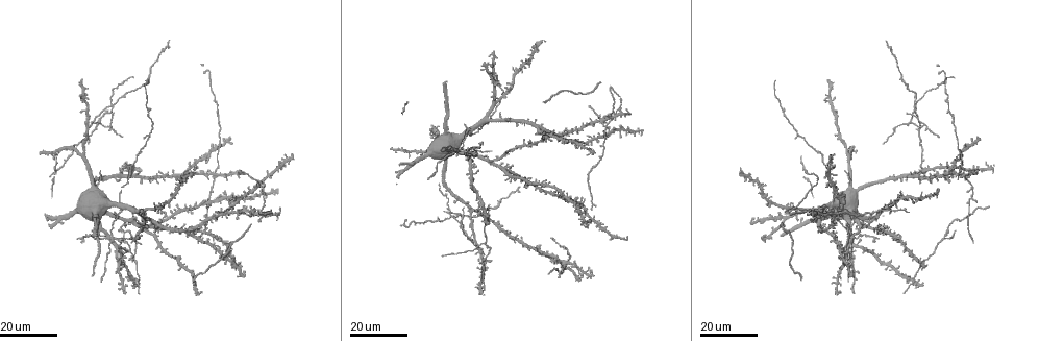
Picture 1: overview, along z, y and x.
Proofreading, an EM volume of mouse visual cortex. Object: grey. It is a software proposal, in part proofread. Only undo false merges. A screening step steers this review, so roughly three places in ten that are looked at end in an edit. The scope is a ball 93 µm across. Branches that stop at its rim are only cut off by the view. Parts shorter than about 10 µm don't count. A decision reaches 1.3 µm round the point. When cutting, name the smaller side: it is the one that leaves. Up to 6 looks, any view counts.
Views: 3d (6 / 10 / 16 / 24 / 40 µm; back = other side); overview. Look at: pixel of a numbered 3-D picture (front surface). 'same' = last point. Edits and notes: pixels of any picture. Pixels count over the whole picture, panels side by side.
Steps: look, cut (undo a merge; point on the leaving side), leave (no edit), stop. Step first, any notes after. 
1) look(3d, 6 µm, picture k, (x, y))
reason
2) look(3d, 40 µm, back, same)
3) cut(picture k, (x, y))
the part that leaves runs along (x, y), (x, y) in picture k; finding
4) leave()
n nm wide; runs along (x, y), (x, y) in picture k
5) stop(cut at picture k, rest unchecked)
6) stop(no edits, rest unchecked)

look(3d, 24 µm, picture 1, (610, 120))

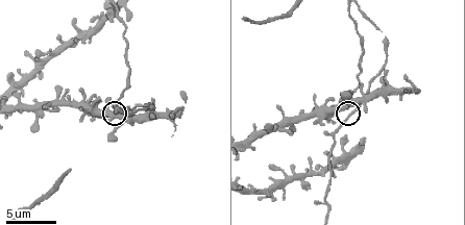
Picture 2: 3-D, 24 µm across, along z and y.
look(3d, 6 µm, picture 2, (350, 114))
closer look

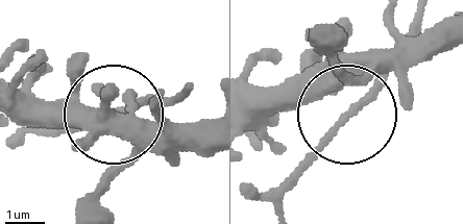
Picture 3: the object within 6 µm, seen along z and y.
leave()
170 nm wide; all the same neuron

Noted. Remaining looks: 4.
look(3d, 24 µm, picture 1, (949, 110))

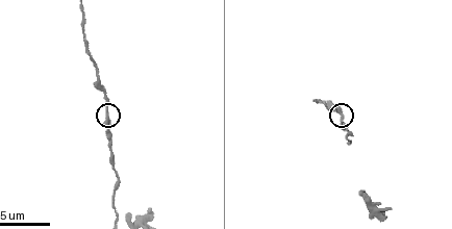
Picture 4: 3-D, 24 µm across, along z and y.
look(3d, 6 µm, picture 4, (342, 115))

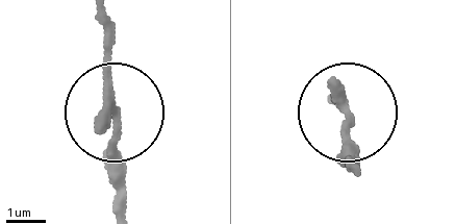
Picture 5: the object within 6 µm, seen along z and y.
leave()
4 arms; runs along (127, 209), (107, 20) in picture 5; one neuron here

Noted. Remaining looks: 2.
look(3d, 24 µm, picture 1, (915, 107))
looks like a crossing

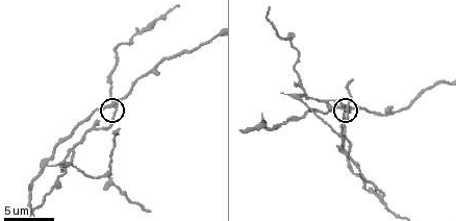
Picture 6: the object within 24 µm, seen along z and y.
look(3d, 6 µm, picture 6, (112, 106))

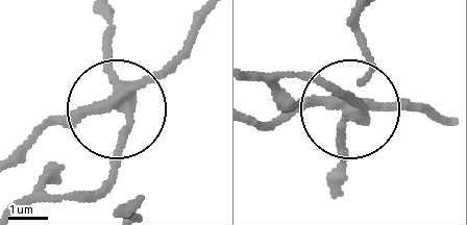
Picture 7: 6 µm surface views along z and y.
cut(picture 7, (119, 156))
290 nm wide; a second neuron is stuck on

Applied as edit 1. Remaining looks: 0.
stop(cut at picture 7, rest unchecked)

